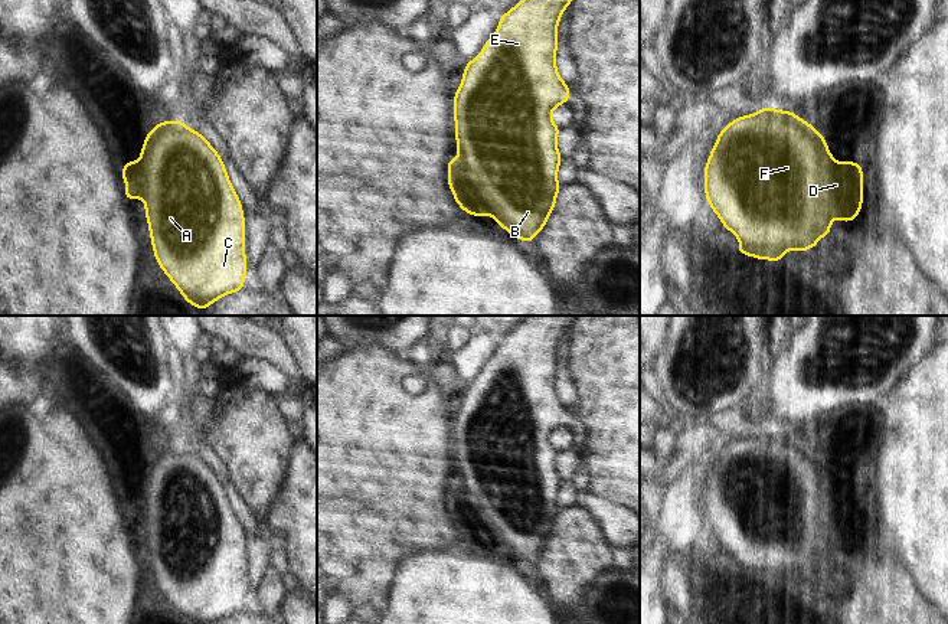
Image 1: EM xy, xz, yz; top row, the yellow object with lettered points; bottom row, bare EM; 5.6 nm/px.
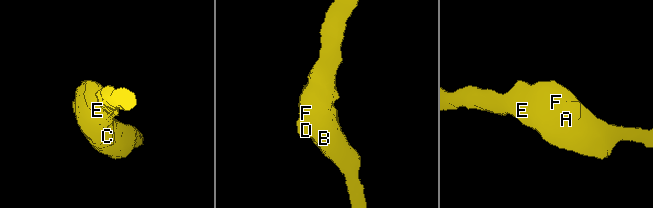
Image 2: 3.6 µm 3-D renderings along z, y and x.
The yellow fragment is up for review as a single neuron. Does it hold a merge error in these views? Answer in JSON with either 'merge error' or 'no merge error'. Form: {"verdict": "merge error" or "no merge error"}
{"verdict": "no merge error"}

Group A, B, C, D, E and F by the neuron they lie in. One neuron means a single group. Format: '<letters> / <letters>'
A B C D E F

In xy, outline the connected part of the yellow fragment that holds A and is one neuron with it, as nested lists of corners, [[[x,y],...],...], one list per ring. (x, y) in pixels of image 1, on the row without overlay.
[[[183,442],[158,445],[146,458],[140,483],[127,484],[121,500],[125,503],[125,522],[144,525],[156,584],[186,624],[218,624],[226,617],[243,612],[246,598],[243,532],[220,478],[202,457],[189,451]]]

